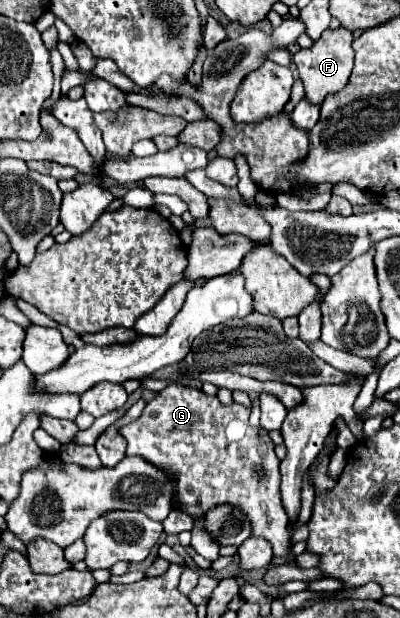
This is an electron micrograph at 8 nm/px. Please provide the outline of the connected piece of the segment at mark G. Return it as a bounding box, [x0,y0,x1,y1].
[118,384,290,556]

